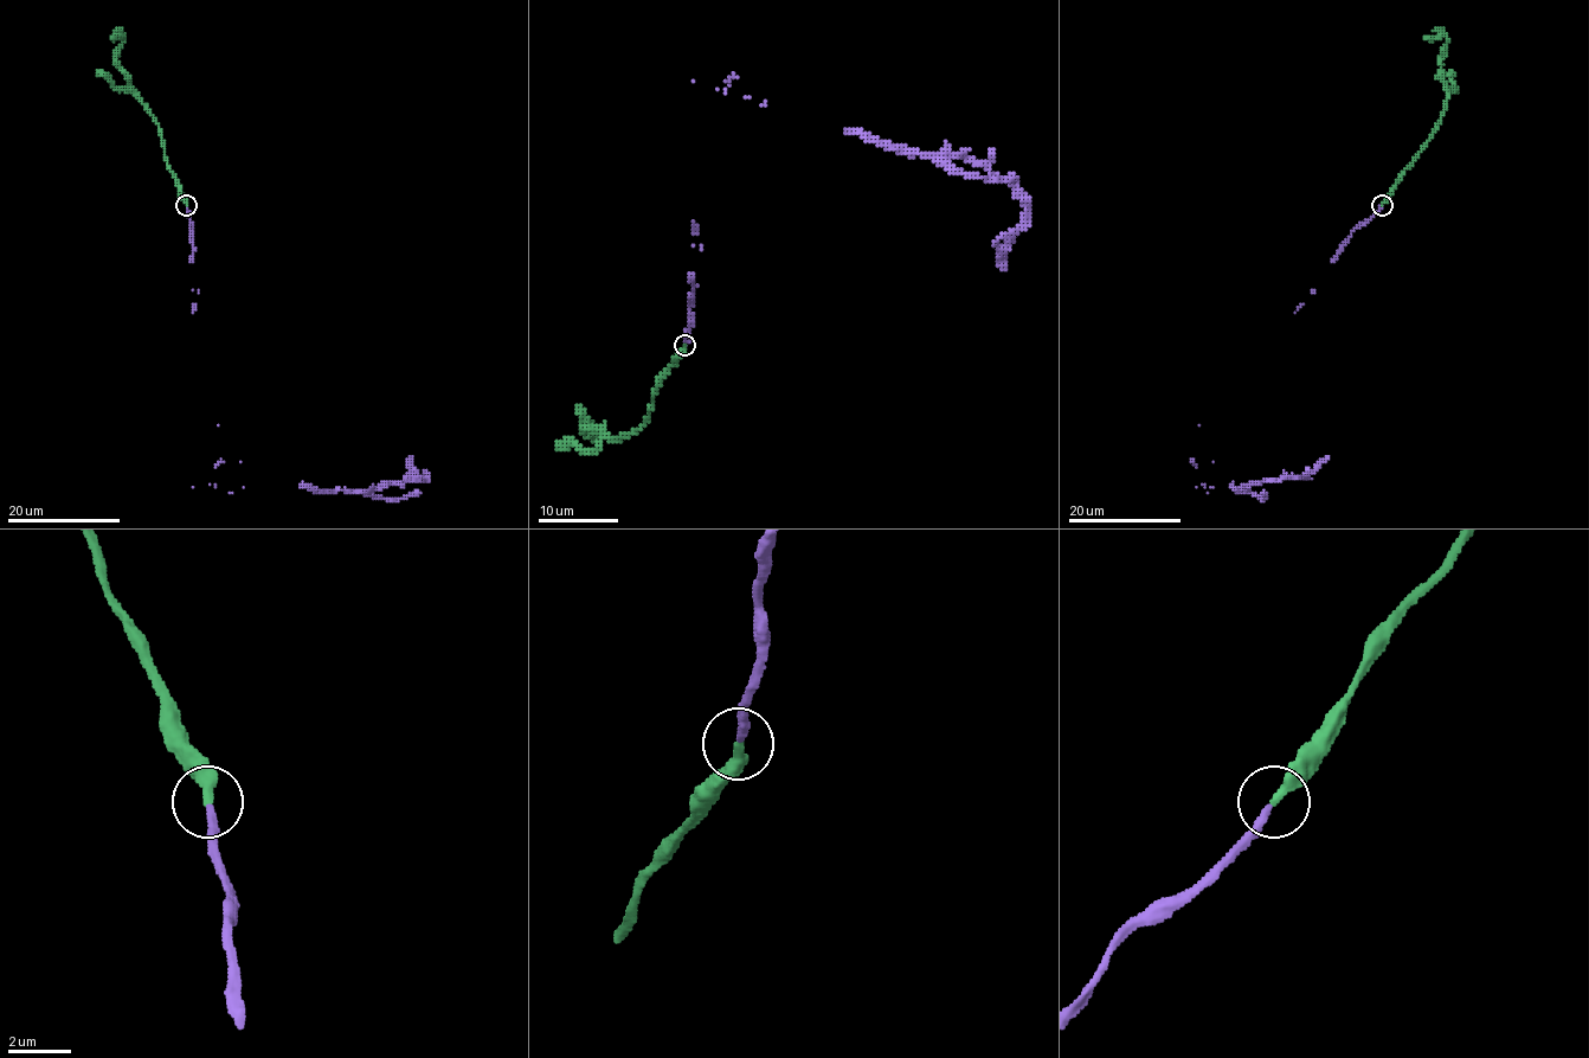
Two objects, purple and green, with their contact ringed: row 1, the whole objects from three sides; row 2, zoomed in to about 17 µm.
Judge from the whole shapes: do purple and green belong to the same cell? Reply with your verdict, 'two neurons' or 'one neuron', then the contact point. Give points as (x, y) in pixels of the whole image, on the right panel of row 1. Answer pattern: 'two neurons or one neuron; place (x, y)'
one neuron; place (1382, 205)

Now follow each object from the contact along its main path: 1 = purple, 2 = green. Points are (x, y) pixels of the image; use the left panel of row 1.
1: (186, 206), (220, 461), (210, 483), (230, 492), (377, 491), (425, 476), (410, 465), (411, 456)
2: (186, 205), (163, 155), (161, 130), (117, 59), (121, 37), (113, 38)

